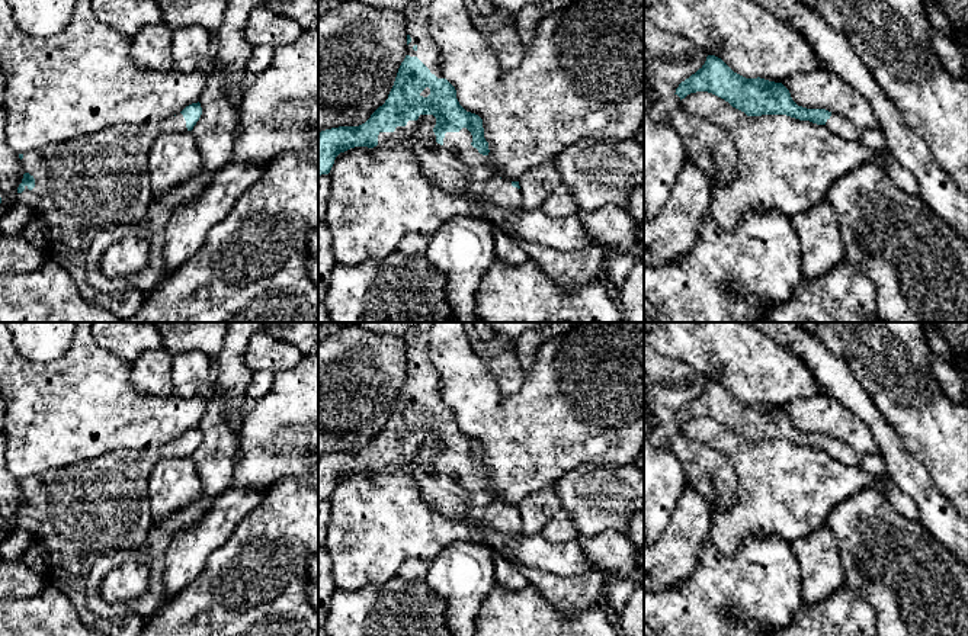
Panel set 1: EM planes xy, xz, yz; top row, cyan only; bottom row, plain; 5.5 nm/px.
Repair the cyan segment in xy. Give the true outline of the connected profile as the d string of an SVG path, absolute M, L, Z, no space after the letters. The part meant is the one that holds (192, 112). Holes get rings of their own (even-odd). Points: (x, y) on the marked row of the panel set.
M192 103L186 106L180 113L176 116L166 119L160 123L161 132L167 134L180 134L185 131L192 131L196 122L202 115L201 103Z

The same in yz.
M708 55L705 64L676 89L680 100L690 93L712 93L747 116L786 115L799 121L824 125L831 134L856 141L871 151L890 158L884 132L878 129L856 129L847 119L826 109L798 106L782 83L765 78L746 78L734 73L721 58Z

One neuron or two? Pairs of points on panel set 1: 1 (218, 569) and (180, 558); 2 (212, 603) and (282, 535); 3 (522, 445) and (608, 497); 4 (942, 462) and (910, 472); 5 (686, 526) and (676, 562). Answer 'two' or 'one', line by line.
1: two
2: one
3: two
4: two
5: one

